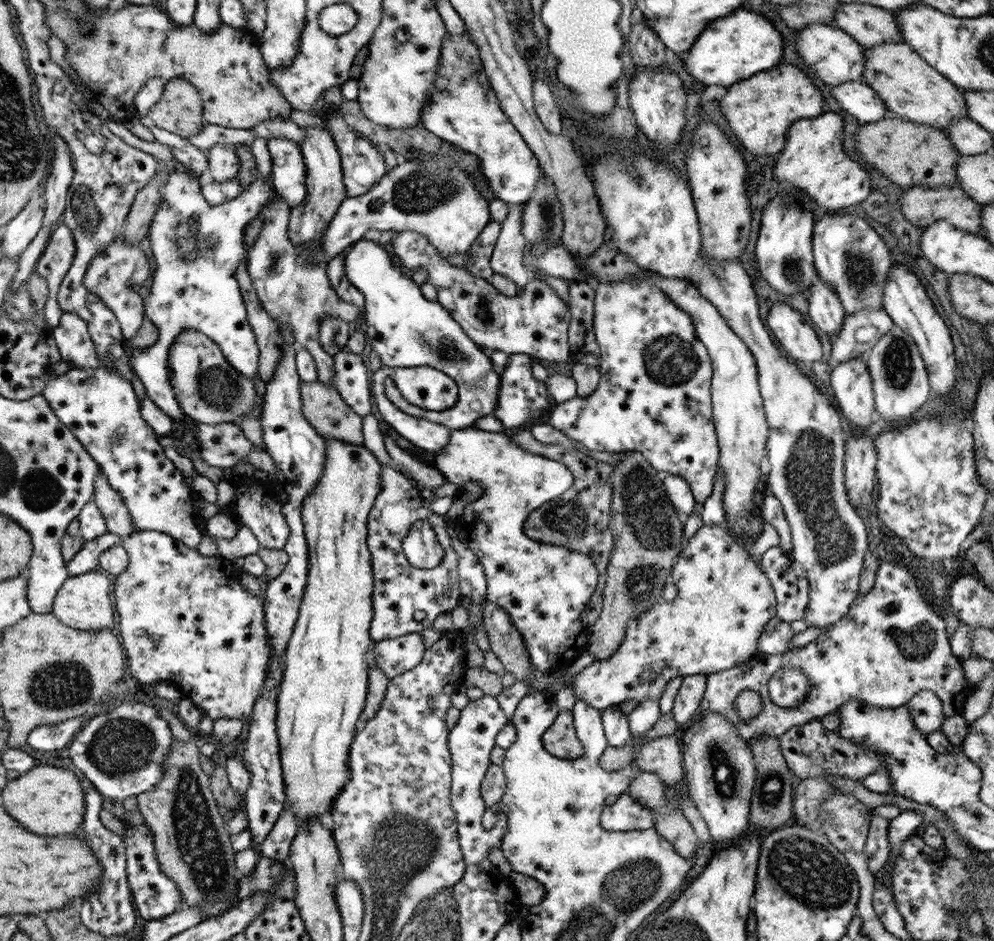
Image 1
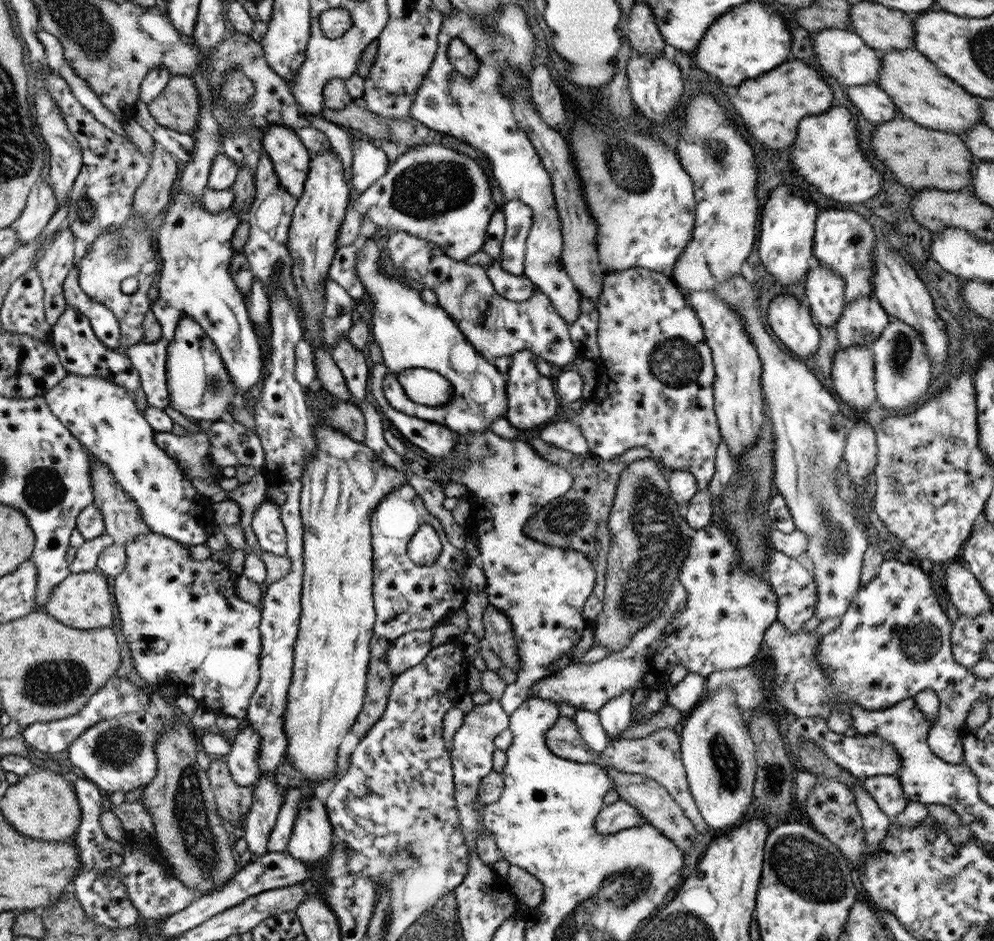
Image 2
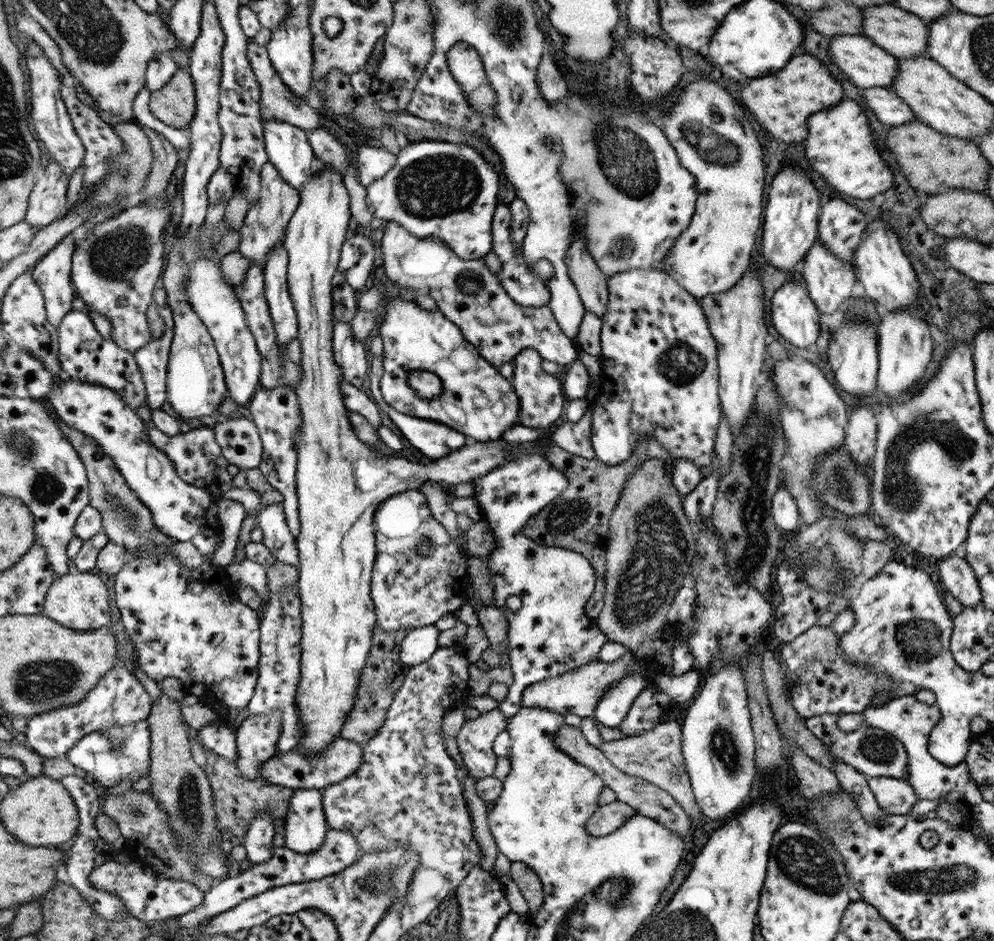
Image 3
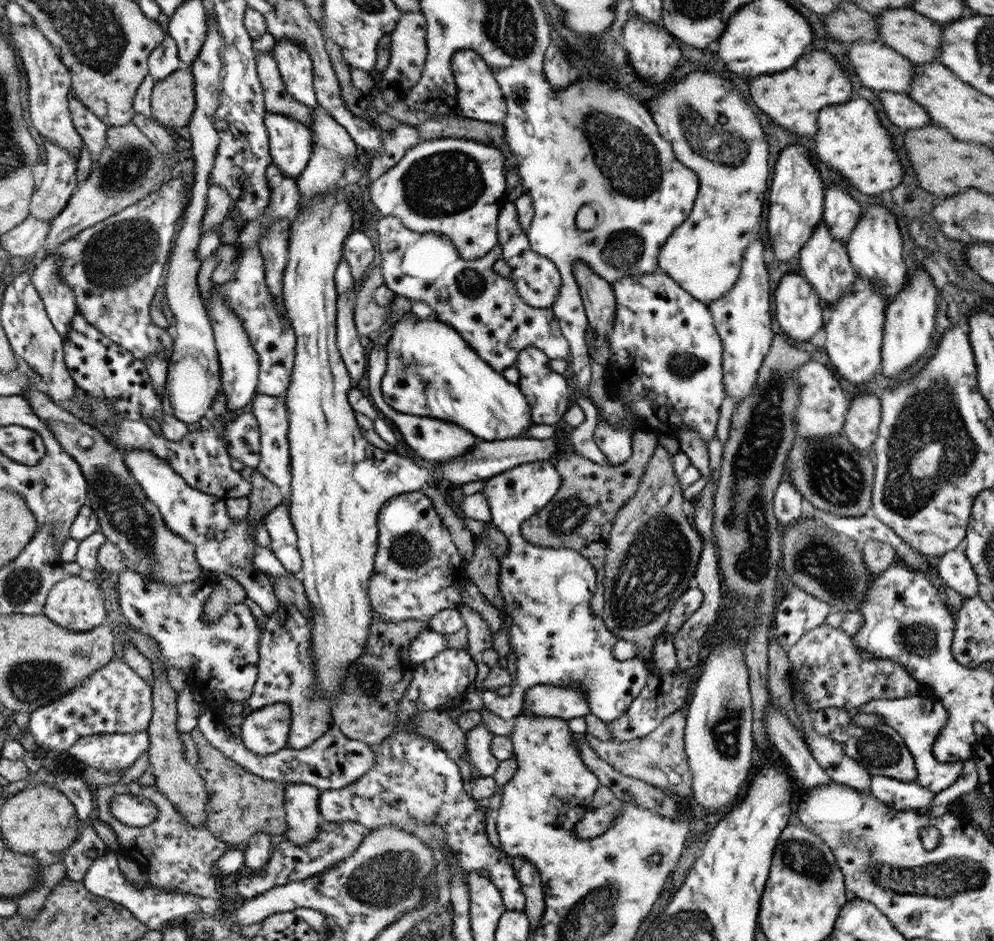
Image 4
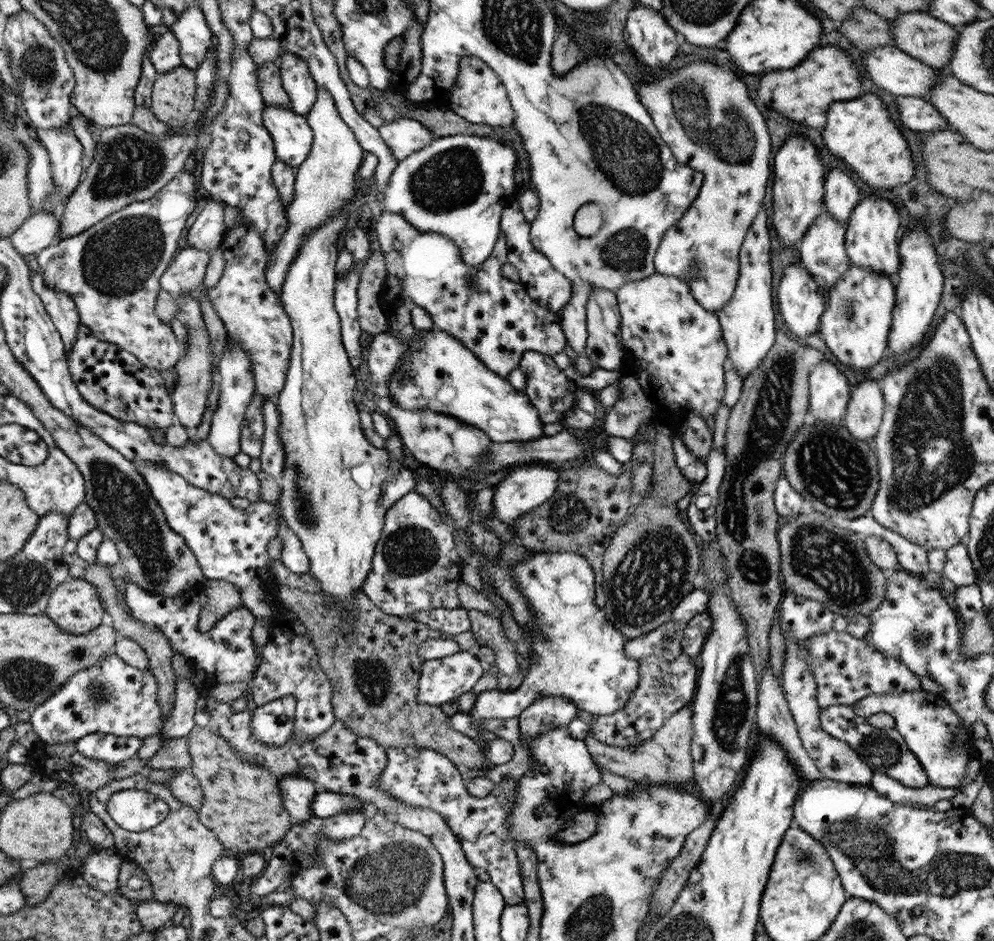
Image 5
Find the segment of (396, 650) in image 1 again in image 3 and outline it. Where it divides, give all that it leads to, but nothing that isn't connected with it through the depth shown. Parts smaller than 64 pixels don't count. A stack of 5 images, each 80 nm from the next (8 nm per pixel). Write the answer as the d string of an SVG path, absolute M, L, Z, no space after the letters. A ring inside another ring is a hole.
M434 625L411 629L401 644L402 664L410 668L426 662L438 650L439 632Z

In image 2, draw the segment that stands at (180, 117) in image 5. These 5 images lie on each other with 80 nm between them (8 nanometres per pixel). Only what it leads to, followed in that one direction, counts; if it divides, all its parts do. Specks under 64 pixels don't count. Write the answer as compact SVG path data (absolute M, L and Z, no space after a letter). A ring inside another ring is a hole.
M188 75L172 76L165 89L147 105L150 116L159 125L190 135L200 124L198 91Z

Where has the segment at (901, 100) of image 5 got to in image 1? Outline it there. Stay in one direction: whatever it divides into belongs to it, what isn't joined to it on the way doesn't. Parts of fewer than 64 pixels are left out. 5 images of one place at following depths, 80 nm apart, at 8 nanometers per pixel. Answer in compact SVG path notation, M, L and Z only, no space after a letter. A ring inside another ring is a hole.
M861 81L832 86L832 94L839 106L860 122L876 122L890 115L874 89Z

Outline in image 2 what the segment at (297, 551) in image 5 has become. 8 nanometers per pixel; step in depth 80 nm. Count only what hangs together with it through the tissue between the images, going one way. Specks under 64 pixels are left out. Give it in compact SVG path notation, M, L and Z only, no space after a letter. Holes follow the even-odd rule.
M266 499L252 517L252 530L263 551L276 556L287 556L288 532L282 519L282 505Z

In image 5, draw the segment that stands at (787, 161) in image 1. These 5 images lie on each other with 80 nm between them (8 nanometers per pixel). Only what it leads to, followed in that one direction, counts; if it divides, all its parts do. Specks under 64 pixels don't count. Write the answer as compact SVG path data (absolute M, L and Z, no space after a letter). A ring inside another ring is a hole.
M864 93L859 98L850 101L834 102L826 111L826 118L827 123L823 132L826 148L834 156L843 158L844 162L850 166L850 170L854 170L868 186L883 191L888 188L896 188L912 180L916 168L914 168L910 144L894 122L888 106L877 95Z

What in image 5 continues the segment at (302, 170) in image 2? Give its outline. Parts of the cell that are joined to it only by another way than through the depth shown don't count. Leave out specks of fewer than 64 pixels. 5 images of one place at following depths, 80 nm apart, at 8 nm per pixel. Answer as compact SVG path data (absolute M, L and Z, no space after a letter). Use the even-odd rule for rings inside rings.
M267 106L264 123L273 137L277 160L287 162L293 166L294 170L298 170L307 160L312 150L313 129L309 126L308 120L293 110L284 110L284 108L278 106Z

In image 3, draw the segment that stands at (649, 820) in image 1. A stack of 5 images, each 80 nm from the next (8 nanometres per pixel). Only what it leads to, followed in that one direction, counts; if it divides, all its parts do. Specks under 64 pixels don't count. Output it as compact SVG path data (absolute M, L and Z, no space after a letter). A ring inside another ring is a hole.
M622 801L610 802L604 806L598 806L592 816L587 820L586 830L590 836L603 837L627 821L627 818L633 817L637 810L628 803Z

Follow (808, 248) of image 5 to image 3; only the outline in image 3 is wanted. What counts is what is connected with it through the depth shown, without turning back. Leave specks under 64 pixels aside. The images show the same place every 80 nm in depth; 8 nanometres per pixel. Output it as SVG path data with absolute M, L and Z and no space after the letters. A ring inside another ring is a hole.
M818 238L816 244L806 253L802 266L804 266L802 268L802 283L816 308L824 315L838 312L844 301L852 299L850 292L857 281L855 272L841 258L831 253L830 250L822 248Z

